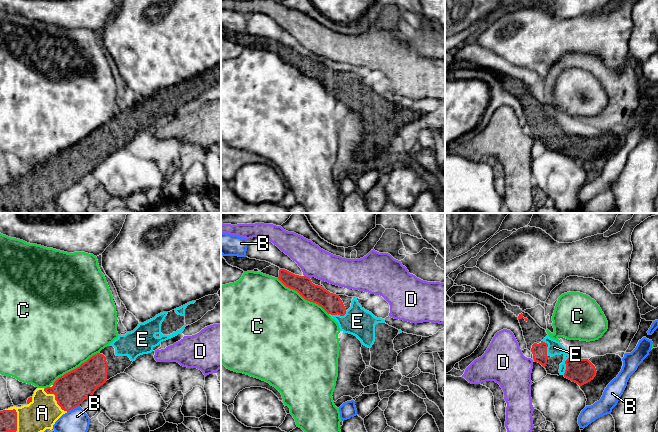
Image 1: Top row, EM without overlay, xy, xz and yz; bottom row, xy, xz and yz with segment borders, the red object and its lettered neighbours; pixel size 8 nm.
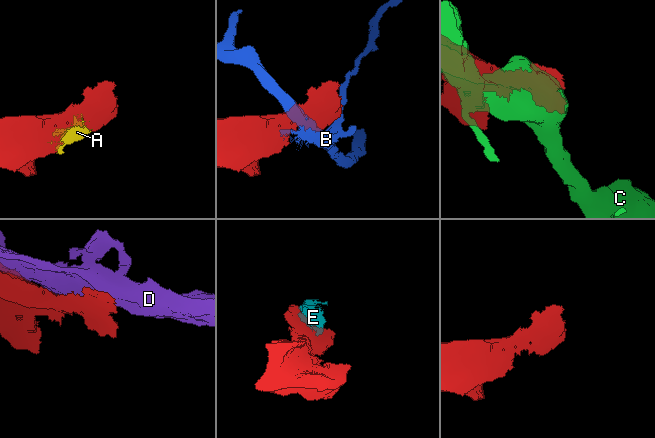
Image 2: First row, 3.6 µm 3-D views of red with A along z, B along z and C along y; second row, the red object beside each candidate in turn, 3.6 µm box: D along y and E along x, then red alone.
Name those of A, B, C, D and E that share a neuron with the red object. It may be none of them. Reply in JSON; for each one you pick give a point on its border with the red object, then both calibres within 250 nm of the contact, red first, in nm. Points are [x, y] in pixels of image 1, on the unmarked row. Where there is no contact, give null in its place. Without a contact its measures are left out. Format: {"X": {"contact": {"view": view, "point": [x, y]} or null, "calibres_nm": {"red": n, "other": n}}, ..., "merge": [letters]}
{"A": {"contact": {"view": "xy", "point": [16, 200]}, "calibres_nm": {"red": 140, "other": 260}}, "E": {"contact": {"view": "yz", "point": [566, 141]}, "calibres_nm": {"red": 200, "other": 110}}, "merge": ["A", "E"]}

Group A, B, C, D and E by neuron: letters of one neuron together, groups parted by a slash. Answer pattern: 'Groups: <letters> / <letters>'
Groups: A E / B / C / D

